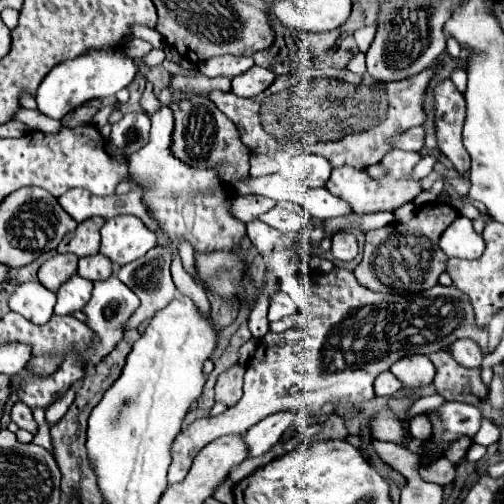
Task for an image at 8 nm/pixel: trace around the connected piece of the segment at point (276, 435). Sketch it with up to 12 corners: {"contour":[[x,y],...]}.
{"contour":[[279,411],[243,435],[247,457],[261,457],[291,425],[293,411]]}

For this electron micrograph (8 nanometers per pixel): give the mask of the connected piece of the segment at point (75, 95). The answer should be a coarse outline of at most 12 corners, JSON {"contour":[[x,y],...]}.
{"contour":[[89,51],[55,65],[37,109],[63,119],[131,85],[125,51]]}

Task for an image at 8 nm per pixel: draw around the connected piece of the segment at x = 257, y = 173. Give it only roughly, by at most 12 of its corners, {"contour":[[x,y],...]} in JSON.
{"contour":[[251,153],[251,177],[275,173],[267,155]]}

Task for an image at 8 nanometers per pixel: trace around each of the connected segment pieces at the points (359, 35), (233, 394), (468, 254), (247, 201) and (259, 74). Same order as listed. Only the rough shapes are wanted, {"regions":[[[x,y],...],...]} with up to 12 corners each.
{"regions":[[[377,25],[354,33],[361,52],[367,52],[375,37]],[[233,365],[215,383],[215,401],[227,407],[241,399],[245,367]],[[459,215],[439,239],[447,257],[477,259],[485,241]],[[263,195],[233,197],[231,213],[243,223],[277,203]],[[253,65],[233,77],[233,93],[255,97],[275,81],[275,73]]]}

